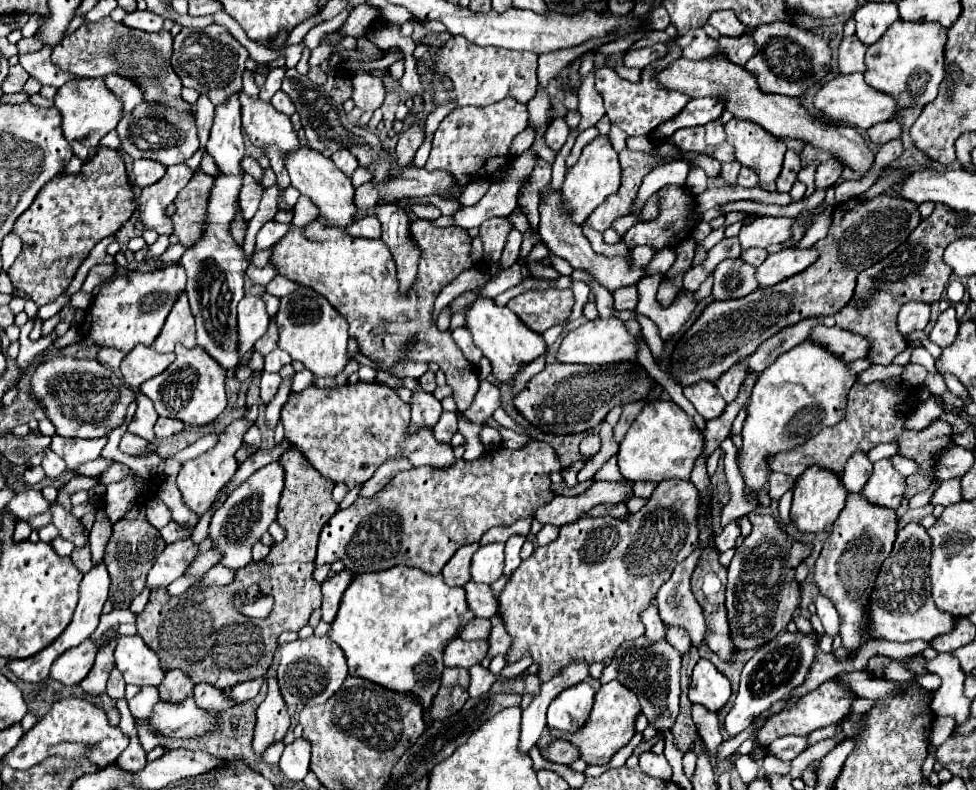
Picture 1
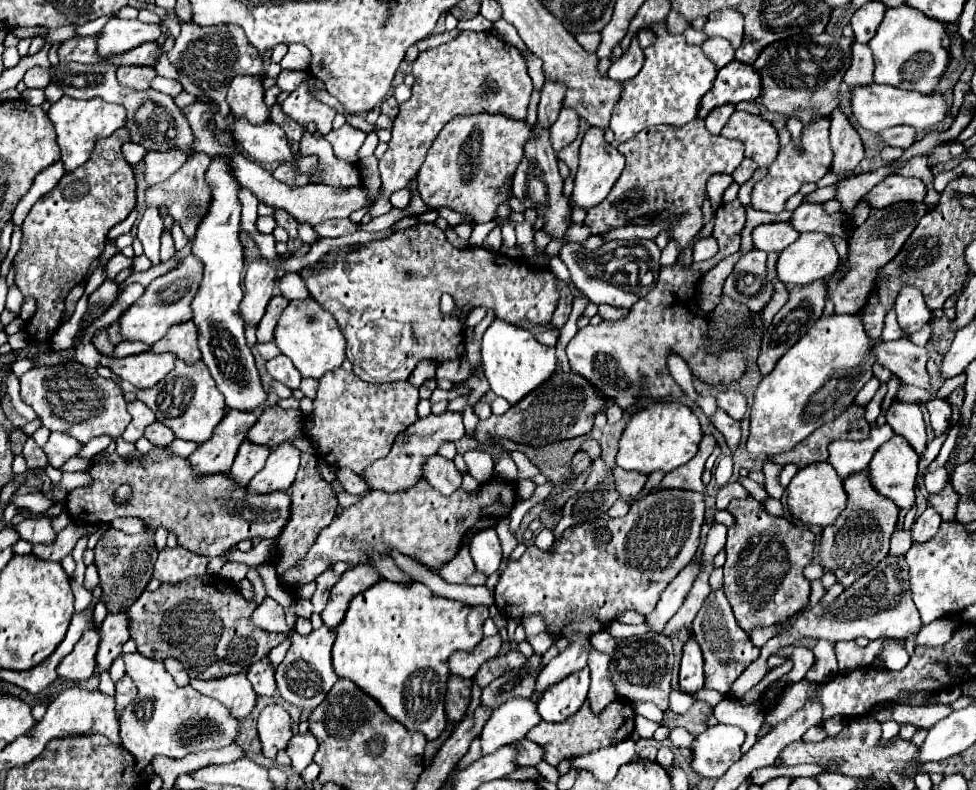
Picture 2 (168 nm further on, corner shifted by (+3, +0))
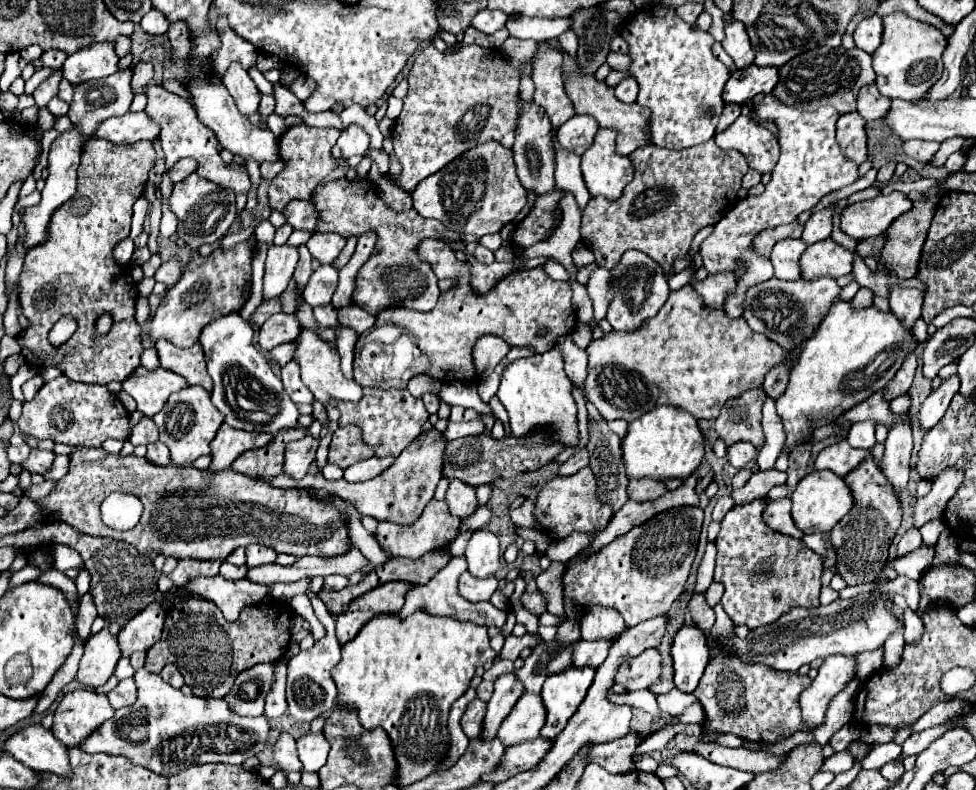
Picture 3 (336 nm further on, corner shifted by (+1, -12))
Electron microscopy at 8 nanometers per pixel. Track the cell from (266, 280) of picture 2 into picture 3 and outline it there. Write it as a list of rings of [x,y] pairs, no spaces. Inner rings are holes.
[[[284,244],[284,246],[270,246],[268,260],[266,260],[266,276],[264,276],[264,298],[272,300],[278,298],[286,288],[298,264],[298,248]]]

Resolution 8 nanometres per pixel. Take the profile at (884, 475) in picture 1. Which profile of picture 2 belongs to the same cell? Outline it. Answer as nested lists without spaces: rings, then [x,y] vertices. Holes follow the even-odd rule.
[[[896,436],[882,444],[872,462],[870,462],[870,482],[874,490],[898,508],[910,508],[914,502],[914,480],[918,472],[918,456],[914,448],[902,438]]]

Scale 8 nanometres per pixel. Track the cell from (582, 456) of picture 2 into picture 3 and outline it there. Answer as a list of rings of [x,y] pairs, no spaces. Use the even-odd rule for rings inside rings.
[[[588,466],[572,476],[564,476],[564,478],[556,476],[550,482],[546,482],[544,488],[538,492],[534,506],[534,518],[548,532],[550,540],[564,540],[572,532],[586,532],[586,534],[600,532],[608,526],[612,514],[614,514],[612,506],[602,504],[598,500],[596,478]]]

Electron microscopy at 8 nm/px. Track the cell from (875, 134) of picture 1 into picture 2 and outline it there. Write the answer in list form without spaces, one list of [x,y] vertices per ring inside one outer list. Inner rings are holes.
[[[894,126],[884,132],[880,132],[880,138],[888,146],[898,146],[898,148],[908,148],[916,140],[916,130],[912,126]]]

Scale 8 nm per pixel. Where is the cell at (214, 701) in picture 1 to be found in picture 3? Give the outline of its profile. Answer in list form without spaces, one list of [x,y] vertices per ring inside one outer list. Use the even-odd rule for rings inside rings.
[[[256,664],[236,676],[234,688],[224,698],[238,716],[262,716],[264,702],[272,690],[274,664]]]

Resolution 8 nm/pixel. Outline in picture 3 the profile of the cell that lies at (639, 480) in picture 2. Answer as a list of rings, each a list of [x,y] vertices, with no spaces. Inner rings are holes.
[[[642,478],[642,480],[630,480],[628,486],[628,498],[630,500],[638,500],[638,502],[646,502],[646,500],[656,500],[662,494],[666,494],[666,484],[654,478]]]

